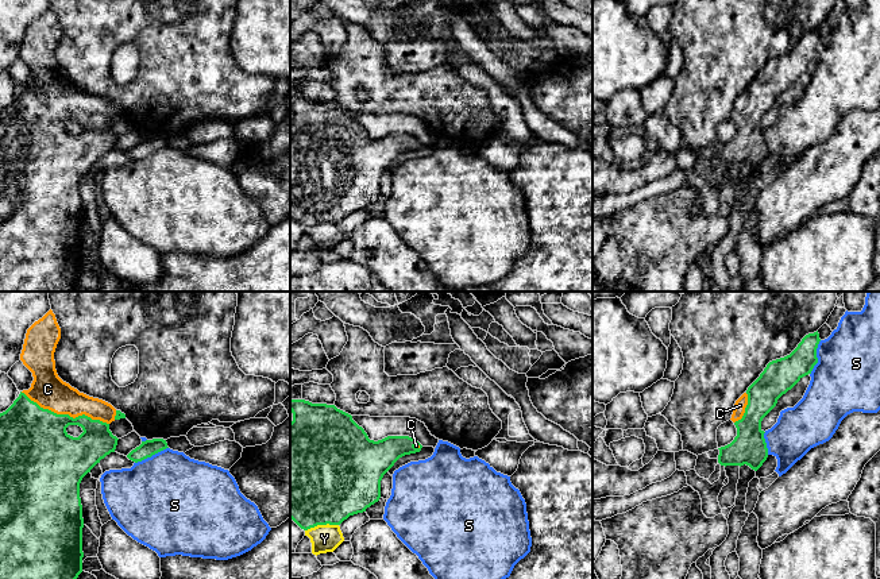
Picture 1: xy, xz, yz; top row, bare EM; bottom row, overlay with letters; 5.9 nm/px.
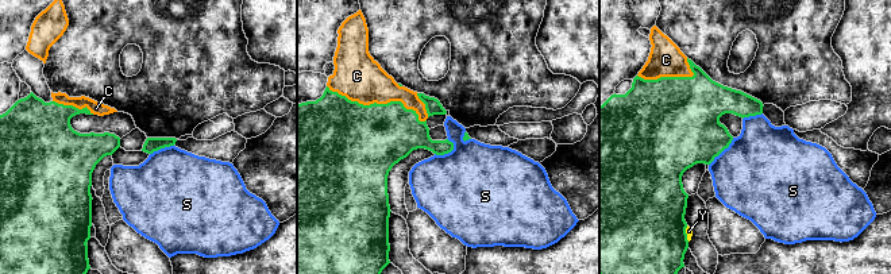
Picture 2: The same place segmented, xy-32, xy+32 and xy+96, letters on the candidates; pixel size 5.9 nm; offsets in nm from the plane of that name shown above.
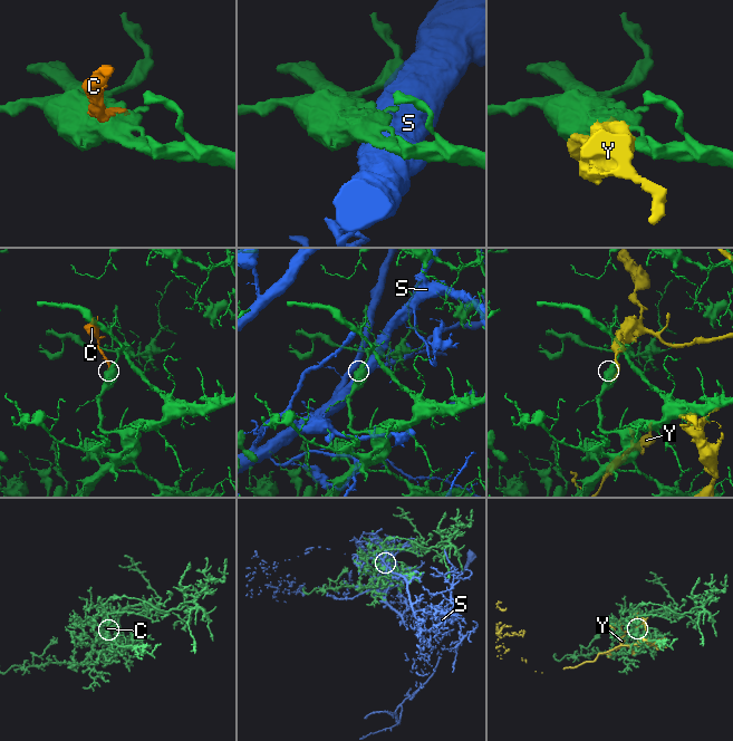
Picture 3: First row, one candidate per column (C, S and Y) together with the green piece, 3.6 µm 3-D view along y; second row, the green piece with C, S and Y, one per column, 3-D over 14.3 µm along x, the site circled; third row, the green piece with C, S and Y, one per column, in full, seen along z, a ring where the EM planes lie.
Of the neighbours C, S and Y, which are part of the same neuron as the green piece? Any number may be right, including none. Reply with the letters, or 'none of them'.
C

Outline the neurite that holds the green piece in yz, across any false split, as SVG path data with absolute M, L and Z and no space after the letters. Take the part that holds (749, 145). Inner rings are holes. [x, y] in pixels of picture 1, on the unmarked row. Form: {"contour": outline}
{"contour": "M818 28L806 32L787 54L767 62L760 74L736 99L732 119L737 126L734 138L718 146L721 163L749 163L757 169L768 155L761 127L763 116L776 104L777 97L791 88L803 74L811 72L818 61Z"}

